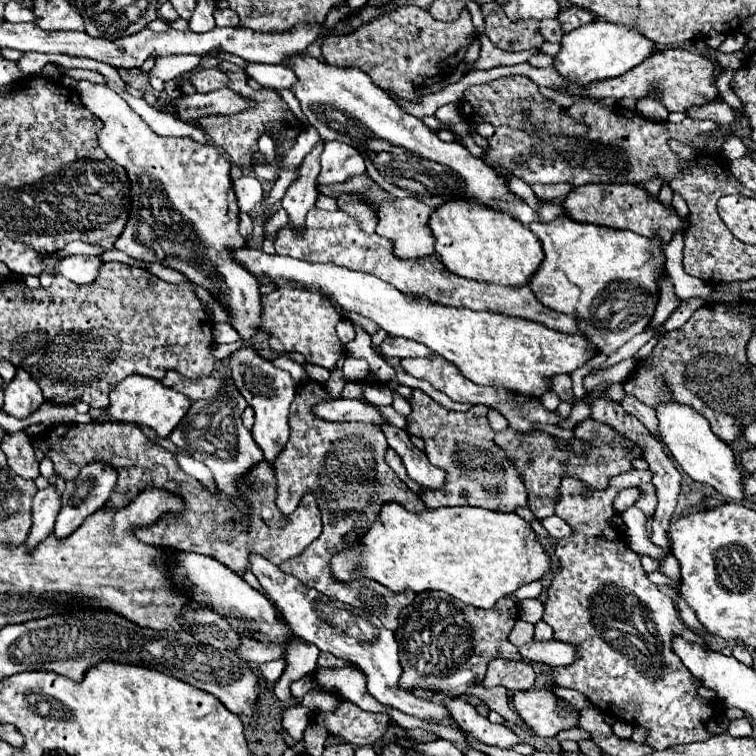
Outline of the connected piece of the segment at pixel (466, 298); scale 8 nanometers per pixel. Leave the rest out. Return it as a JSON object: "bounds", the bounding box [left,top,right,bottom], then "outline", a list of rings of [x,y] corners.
{"bounds":[275,209,583,335],"outline":[[[311,209],[307,213],[307,223],[305,223],[305,233],[295,235],[291,227],[287,225],[283,231],[277,233],[275,241],[275,251],[277,255],[289,255],[295,259],[305,259],[305,261],[317,261],[317,263],[335,263],[347,269],[371,273],[393,287],[401,289],[403,293],[409,295],[425,295],[427,299],[443,305],[453,305],[453,307],[469,307],[475,311],[497,311],[513,317],[523,317],[529,321],[537,321],[549,329],[555,329],[559,333],[567,335],[583,335],[577,329],[577,321],[573,315],[561,315],[553,309],[545,309],[545,305],[539,305],[537,297],[533,297],[533,291],[529,287],[503,287],[503,285],[493,285],[493,283],[479,283],[479,281],[469,281],[463,277],[457,277],[449,273],[443,263],[439,261],[437,255],[425,257],[425,259],[399,259],[393,257],[393,249],[389,249],[389,241],[385,237],[373,233],[365,235],[359,225],[345,213],[337,211],[321,211],[321,209]]]}

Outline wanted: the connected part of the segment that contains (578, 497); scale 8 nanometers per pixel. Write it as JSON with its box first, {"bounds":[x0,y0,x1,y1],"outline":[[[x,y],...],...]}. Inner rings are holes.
{"bounds":[543,471,721,751],"outline":[[[627,471],[617,477],[609,479],[609,485],[601,491],[585,489],[585,483],[577,481],[575,477],[567,477],[559,485],[559,497],[555,501],[555,515],[561,517],[573,533],[569,537],[563,537],[555,543],[555,555],[561,561],[561,571],[553,577],[553,583],[549,587],[549,597],[545,601],[543,609],[543,621],[553,627],[553,639],[575,643],[577,645],[577,657],[573,665],[567,667],[551,667],[547,675],[561,687],[575,689],[583,693],[591,705],[595,705],[603,715],[613,715],[619,721],[629,721],[635,727],[647,729],[647,745],[653,751],[663,751],[667,747],[679,745],[679,743],[693,743],[693,741],[705,741],[713,733],[707,731],[707,723],[721,715],[721,709],[715,701],[699,697],[697,689],[701,683],[681,665],[681,659],[673,653],[673,637],[685,637],[685,641],[693,641],[697,645],[705,645],[705,637],[699,633],[693,633],[689,629],[675,607],[675,601],[665,595],[655,583],[649,581],[639,555],[629,549],[625,541],[625,533],[611,525],[611,519],[615,513],[615,499],[621,489],[639,487],[645,483],[651,483],[653,471]]]}

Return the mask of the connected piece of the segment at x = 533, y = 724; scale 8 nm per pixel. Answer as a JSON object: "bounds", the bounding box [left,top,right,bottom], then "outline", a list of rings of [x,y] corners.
{"bounds":[513,691,579,739],"outline":[[[519,691],[519,693],[513,695],[513,703],[515,703],[515,709],[517,709],[519,717],[529,725],[529,729],[537,737],[543,737],[543,739],[553,739],[557,733],[573,729],[579,723],[579,711],[575,707],[559,709],[557,697],[549,691]]]}

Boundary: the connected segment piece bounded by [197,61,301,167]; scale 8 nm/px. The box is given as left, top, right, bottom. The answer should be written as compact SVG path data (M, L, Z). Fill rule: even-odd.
M221 61L217 69L223 69L223 73L229 77L229 89L241 93L243 97L249 97L249 101L253 101L253 109L245 109L245 113L237 113L233 117L201 117L197 119L199 125L203 127L203 131L213 139L213 143L227 151L227 157L239 165L239 167L247 167L251 165L253 153L257 153L257 141L261 135L269 135L273 139L277 139L279 151L285 155L289 153L289 149L295 145L299 133L301 133L301 123L297 121L297 117L293 115L293 111L289 109L289 105L281 99L281 95L269 87L261 87L261 89L253 89L247 85L247 77L243 73L241 67Z

